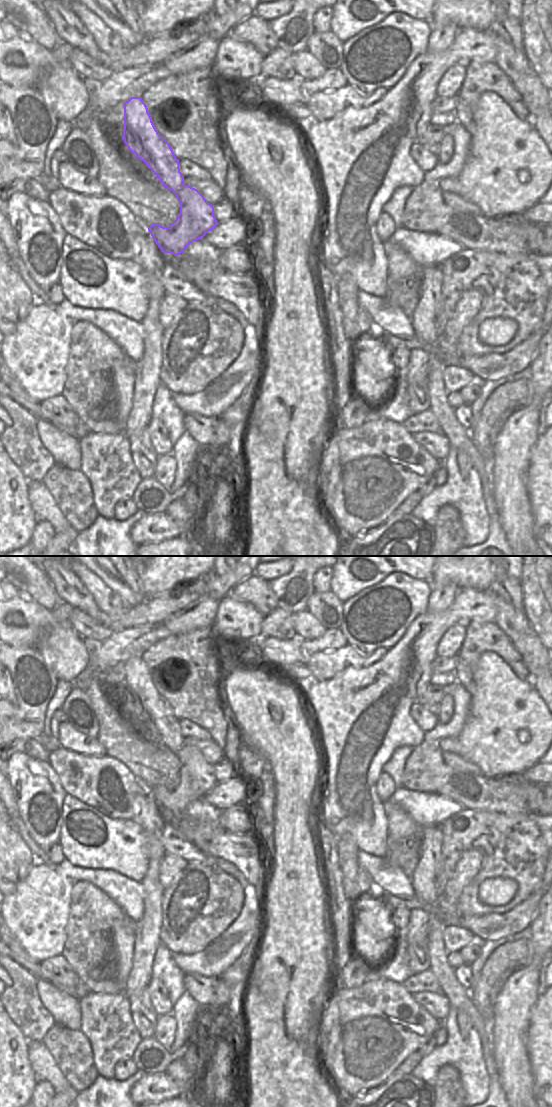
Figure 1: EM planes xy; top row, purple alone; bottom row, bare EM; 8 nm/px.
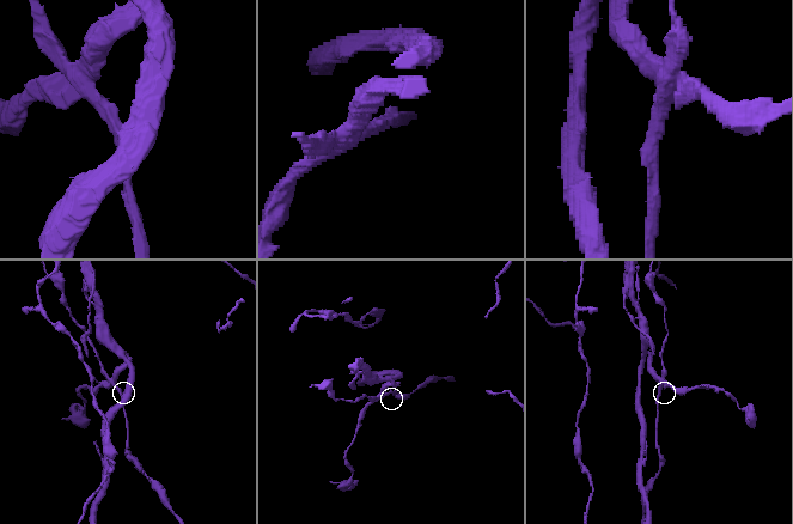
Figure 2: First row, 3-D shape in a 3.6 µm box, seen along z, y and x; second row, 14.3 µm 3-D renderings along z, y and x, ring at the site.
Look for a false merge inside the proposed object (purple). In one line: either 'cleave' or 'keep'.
cleave

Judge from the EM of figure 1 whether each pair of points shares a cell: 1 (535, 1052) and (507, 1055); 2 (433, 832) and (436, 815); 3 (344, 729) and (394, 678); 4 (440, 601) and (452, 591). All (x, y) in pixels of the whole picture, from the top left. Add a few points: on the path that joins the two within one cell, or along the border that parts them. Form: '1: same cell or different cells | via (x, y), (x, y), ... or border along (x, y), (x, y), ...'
1: different cells | border along (528, 1029), (526, 1049), (533, 1076)
2: different cells | border along (436, 825), (430, 825), (425, 828)
3: same cell | via (357, 716), (381, 691)
4: same cell | via (443, 598), (449, 592)

